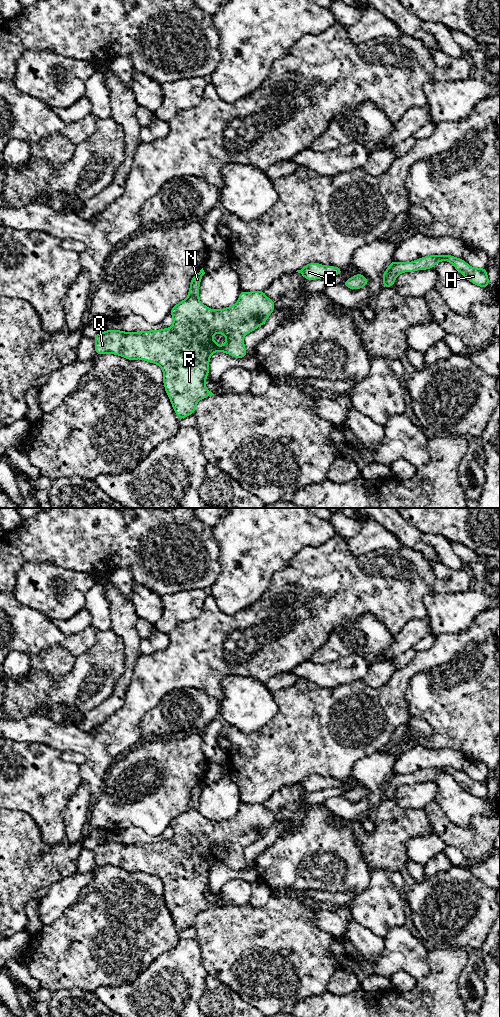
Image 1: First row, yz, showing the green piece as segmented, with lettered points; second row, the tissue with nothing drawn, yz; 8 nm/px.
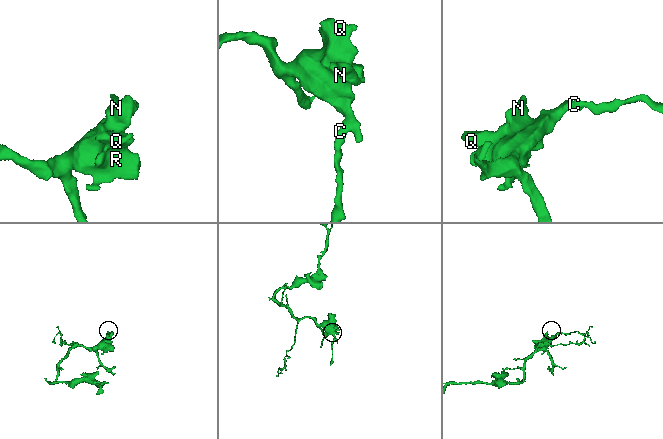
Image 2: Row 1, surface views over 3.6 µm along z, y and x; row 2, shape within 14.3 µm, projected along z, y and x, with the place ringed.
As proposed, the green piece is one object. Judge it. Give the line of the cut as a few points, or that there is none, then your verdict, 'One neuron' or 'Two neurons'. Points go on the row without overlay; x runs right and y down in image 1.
No split. One neuron

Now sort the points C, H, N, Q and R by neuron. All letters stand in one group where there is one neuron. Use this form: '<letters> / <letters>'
C H N Q R

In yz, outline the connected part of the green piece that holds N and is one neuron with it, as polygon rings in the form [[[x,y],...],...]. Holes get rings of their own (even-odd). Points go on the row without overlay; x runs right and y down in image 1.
[[[202,780],[191,791],[188,809],[171,821],[171,839],[142,844],[107,842],[94,849],[95,866],[111,865],[128,872],[142,871],[160,878],[164,887],[165,903],[179,932],[192,927],[201,911],[214,907],[205,899],[211,867],[221,863],[234,870],[245,869],[247,864],[244,848],[263,837],[275,821],[274,814],[264,803],[241,803],[235,817],[218,822],[210,821],[199,813],[199,797],[204,786]],[[215,845],[227,850],[223,858],[213,852]]]

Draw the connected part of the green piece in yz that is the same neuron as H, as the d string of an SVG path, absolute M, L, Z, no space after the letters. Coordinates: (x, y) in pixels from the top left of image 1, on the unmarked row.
M452 767L425 768L413 774L392 773L383 786L383 797L385 800L391 799L399 786L433 780L437 775L444 772L450 774L457 783L473 796L488 800L489 791L485 780L473 780L463 771L456 770Z

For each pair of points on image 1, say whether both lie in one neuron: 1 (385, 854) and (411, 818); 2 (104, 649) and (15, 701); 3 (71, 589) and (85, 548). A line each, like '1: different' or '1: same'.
1: same
2: same
3: different

